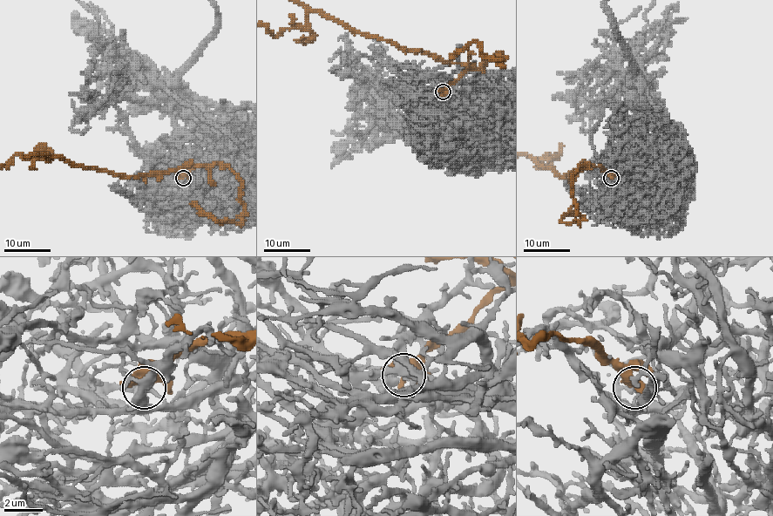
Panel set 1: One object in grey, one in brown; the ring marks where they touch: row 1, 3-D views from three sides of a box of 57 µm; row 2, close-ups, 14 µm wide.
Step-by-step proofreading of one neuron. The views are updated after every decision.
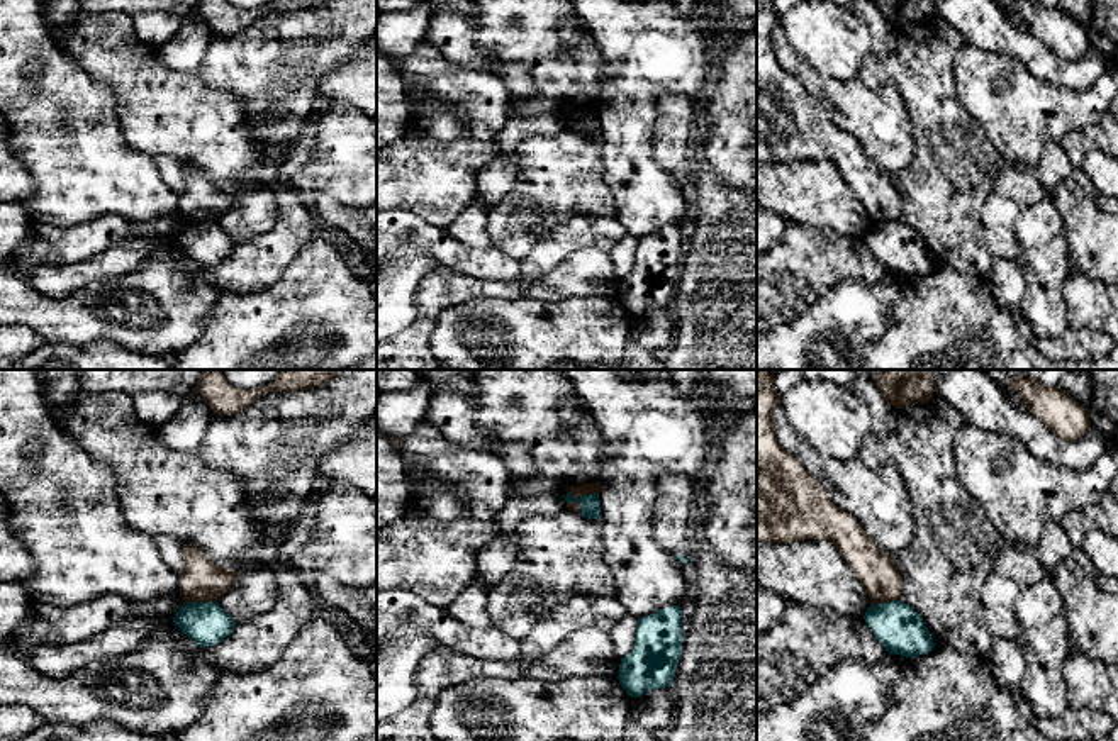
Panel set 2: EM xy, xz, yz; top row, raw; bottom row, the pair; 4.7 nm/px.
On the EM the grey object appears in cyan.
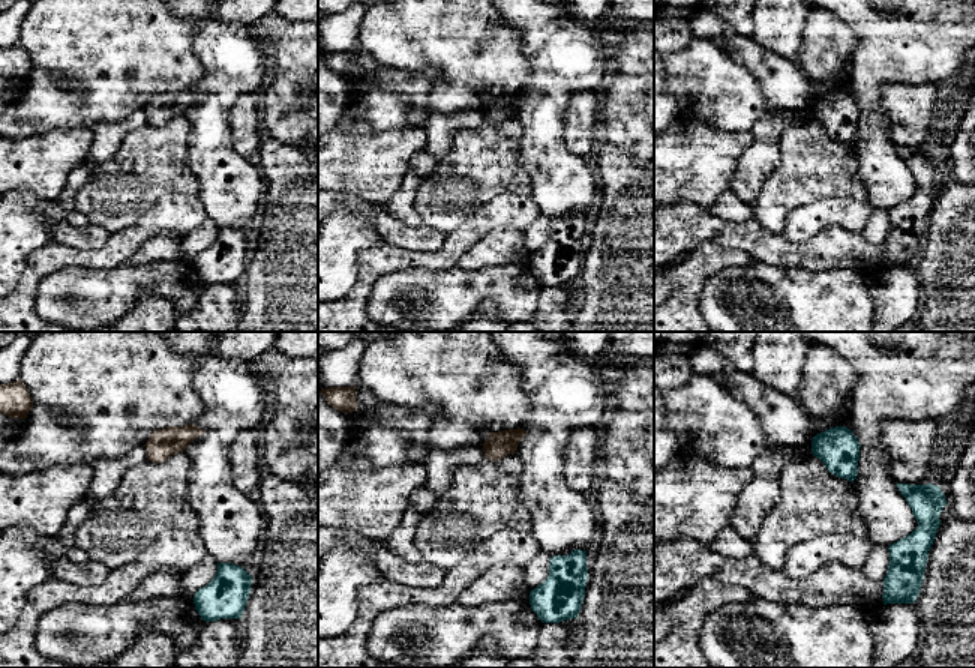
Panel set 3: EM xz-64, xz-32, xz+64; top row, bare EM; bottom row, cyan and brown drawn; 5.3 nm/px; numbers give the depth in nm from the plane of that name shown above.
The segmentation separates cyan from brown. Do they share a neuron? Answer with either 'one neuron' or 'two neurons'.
two neurons

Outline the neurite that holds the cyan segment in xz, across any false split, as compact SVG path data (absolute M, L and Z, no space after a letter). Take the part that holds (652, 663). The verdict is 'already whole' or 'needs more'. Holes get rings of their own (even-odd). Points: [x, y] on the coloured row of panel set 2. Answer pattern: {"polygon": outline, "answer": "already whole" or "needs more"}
{"polygon": "M680 605L638 619L634 648L621 658L618 680L629 697L672 685L682 653Z", "answer": "already whole"}

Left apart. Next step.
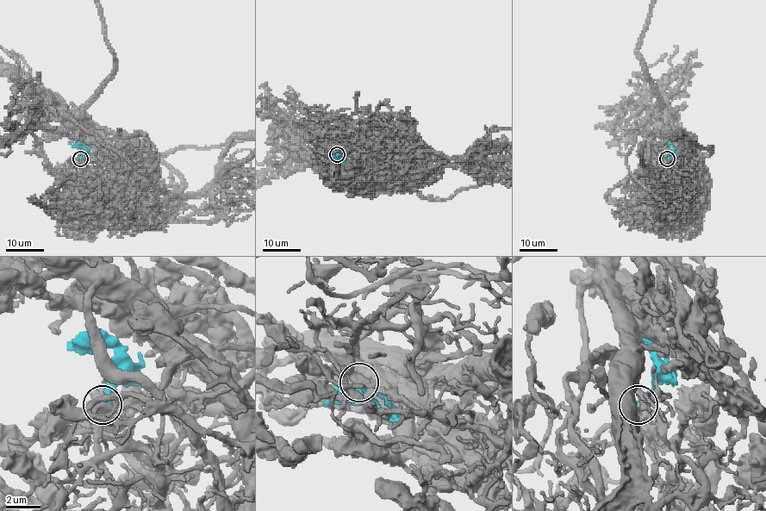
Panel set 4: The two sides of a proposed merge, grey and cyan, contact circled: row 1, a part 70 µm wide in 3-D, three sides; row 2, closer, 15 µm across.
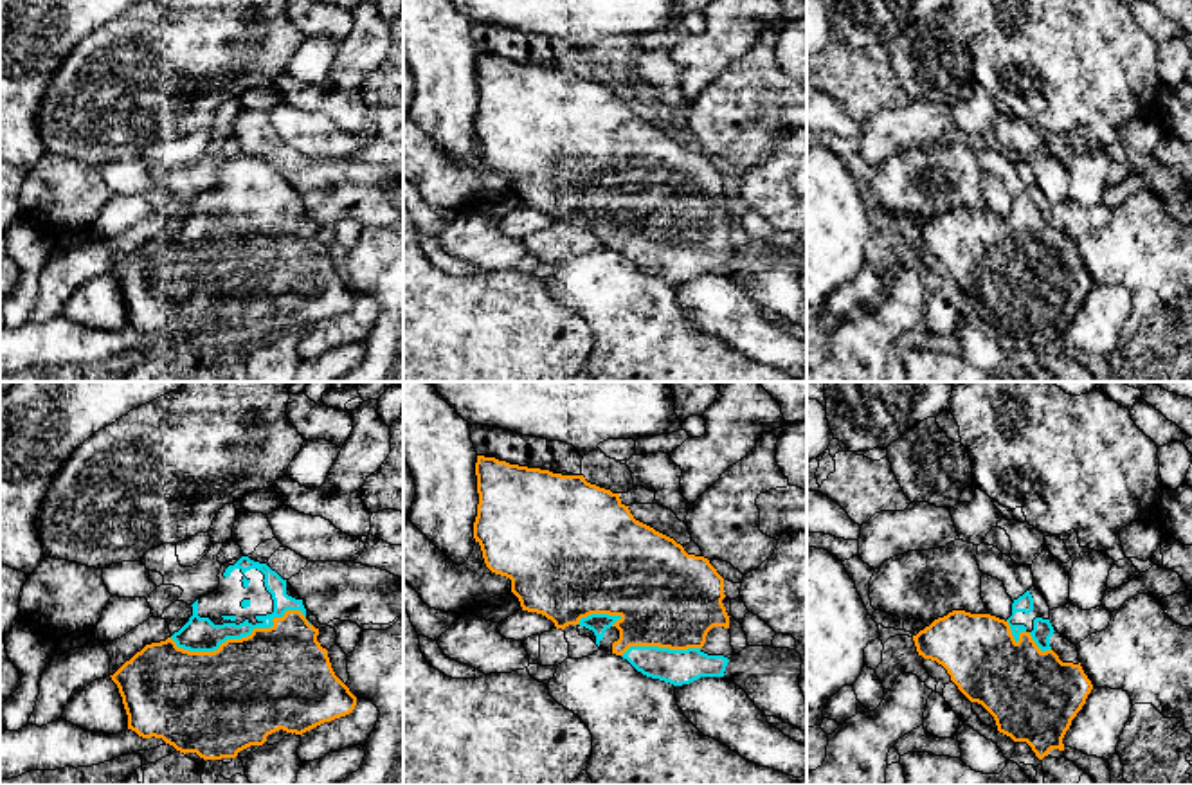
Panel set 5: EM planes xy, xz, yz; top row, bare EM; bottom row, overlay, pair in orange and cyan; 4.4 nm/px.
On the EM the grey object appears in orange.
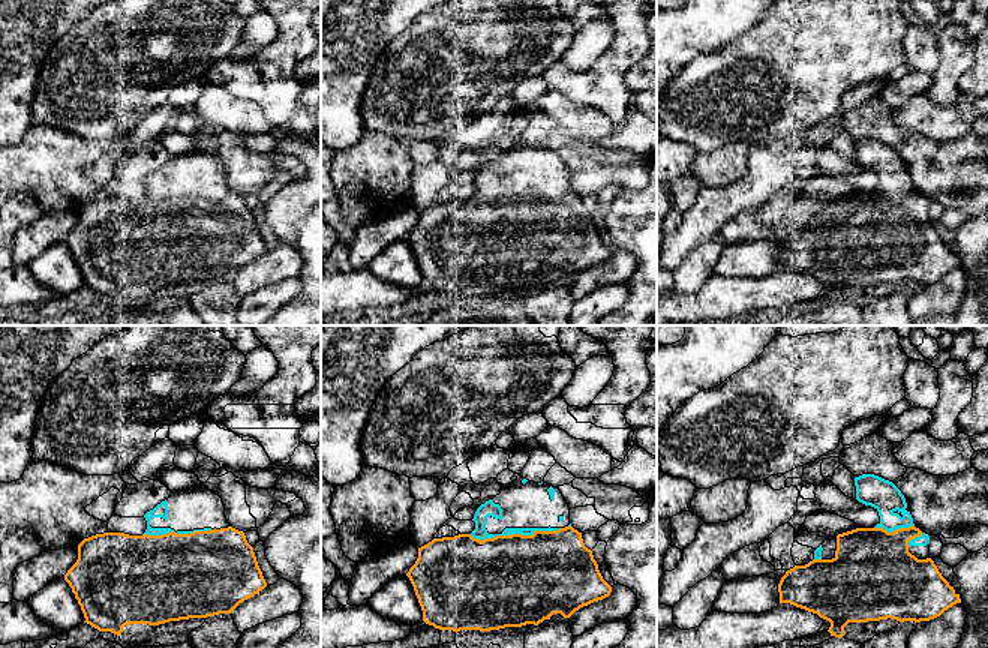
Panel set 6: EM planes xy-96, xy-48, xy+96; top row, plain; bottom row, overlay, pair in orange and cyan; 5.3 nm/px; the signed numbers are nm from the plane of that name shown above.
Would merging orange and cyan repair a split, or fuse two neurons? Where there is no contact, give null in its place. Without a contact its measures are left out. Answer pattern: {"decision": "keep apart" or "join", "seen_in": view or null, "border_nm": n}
{"decision": "join", "seen_in": "xy", "border_nm": 600}

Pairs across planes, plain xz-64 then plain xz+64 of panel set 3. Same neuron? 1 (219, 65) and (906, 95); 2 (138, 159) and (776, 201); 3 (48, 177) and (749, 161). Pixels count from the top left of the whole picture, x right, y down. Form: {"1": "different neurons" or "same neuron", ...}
{"1": "different neurons", "2": "same neuron", "3": "different neurons"}

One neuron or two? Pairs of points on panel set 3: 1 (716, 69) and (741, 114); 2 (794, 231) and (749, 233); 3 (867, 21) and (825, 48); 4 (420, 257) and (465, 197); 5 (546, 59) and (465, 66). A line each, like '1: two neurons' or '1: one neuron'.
1: one neuron
2: two neurons
3: two neurons
4: two neurons
5: two neurons

